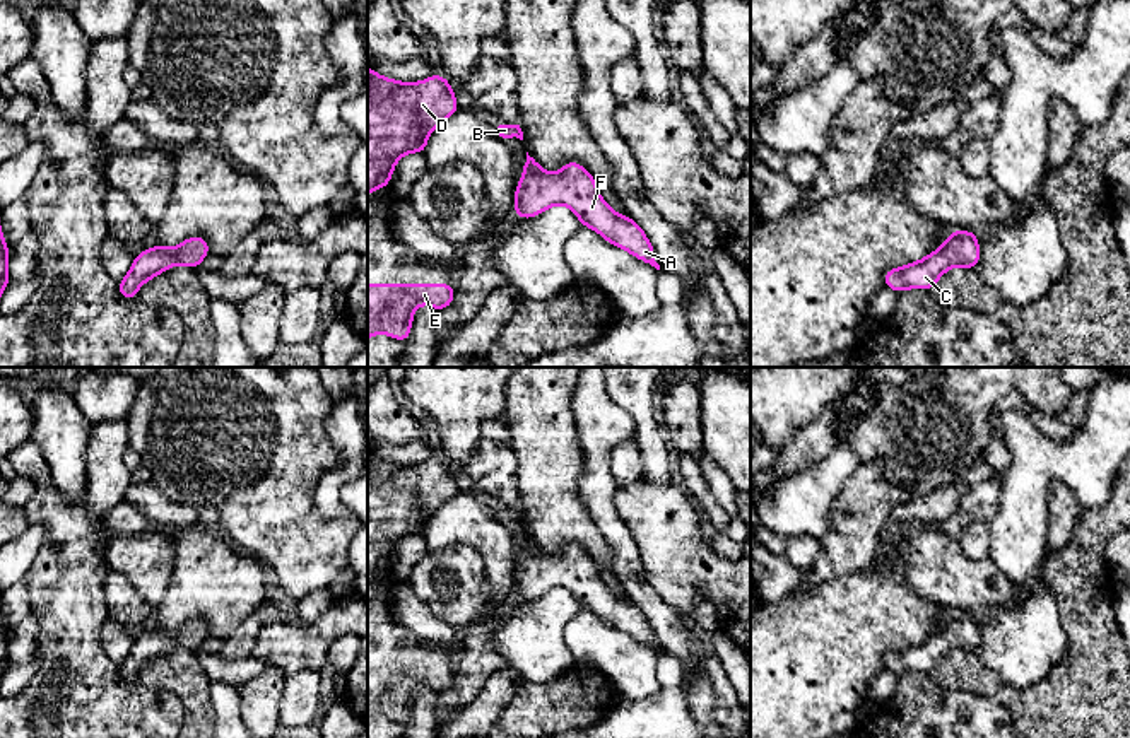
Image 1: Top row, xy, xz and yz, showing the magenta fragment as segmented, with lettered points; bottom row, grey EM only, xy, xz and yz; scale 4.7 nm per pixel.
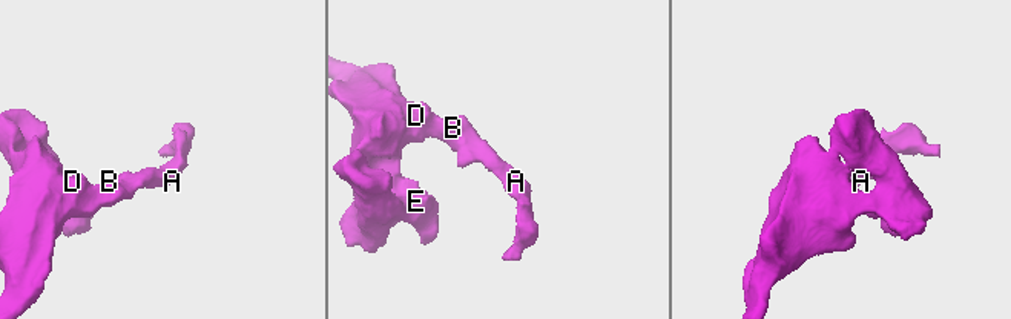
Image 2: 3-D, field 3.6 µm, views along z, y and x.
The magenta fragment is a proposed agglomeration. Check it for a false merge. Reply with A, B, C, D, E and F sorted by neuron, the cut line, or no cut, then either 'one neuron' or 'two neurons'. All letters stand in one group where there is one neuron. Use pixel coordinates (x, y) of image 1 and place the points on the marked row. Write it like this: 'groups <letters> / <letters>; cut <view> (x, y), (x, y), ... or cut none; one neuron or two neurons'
groups A B C D E F; cut none; one neuron

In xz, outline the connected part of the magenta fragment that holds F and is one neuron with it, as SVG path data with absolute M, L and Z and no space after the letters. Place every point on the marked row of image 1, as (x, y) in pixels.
M527 152L527 161L520 167L525 176L516 181L515 191L518 219L532 219L552 205L566 205L581 226L660 270L644 231L629 215L619 215L609 207L598 193L597 179L578 161L569 161L559 173L549 174Z

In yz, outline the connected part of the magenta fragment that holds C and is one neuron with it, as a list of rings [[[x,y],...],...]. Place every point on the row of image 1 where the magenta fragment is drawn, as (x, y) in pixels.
[[[954,229],[944,244],[920,261],[886,270],[884,285],[894,292],[930,290],[950,266],[976,270],[980,243],[973,231]]]

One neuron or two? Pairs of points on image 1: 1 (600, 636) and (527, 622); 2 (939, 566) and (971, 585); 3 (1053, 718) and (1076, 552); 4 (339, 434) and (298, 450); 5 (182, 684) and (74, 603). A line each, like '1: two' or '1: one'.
1: two
2: one
3: one
4: two
5: two

